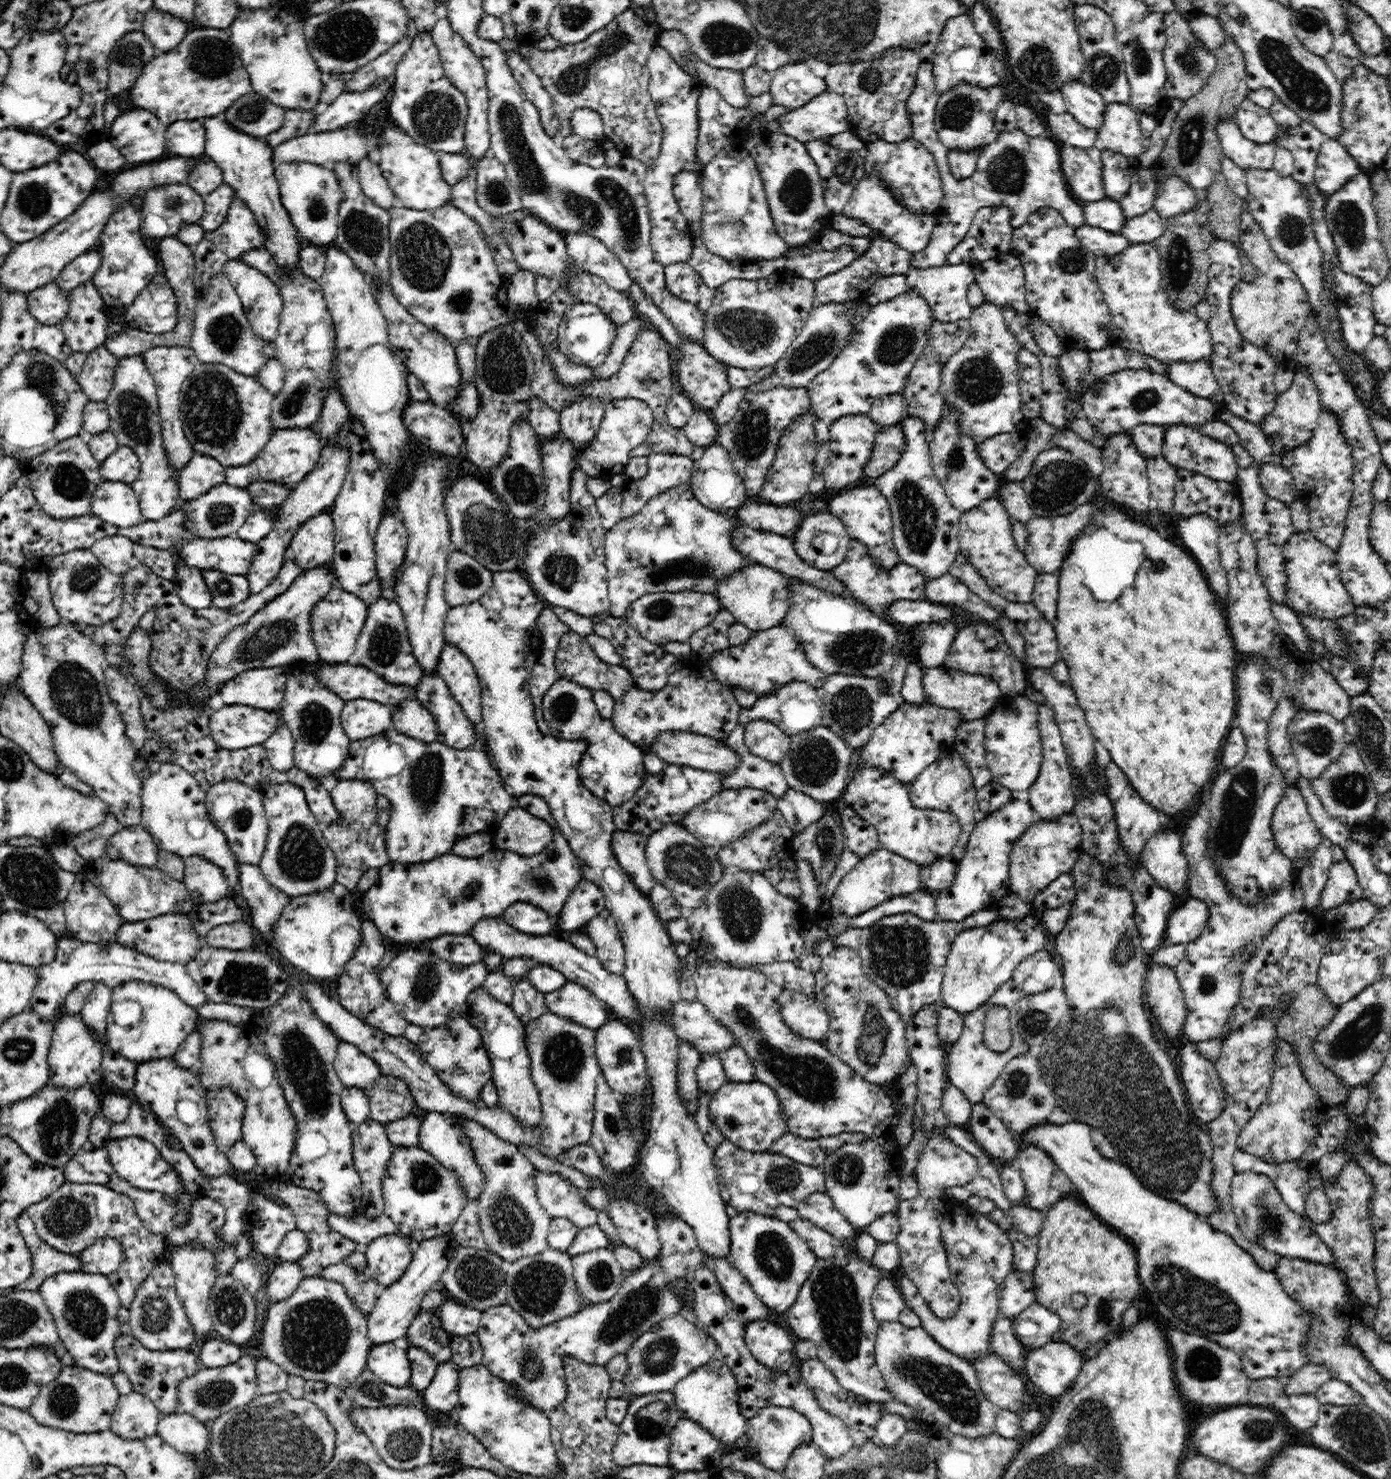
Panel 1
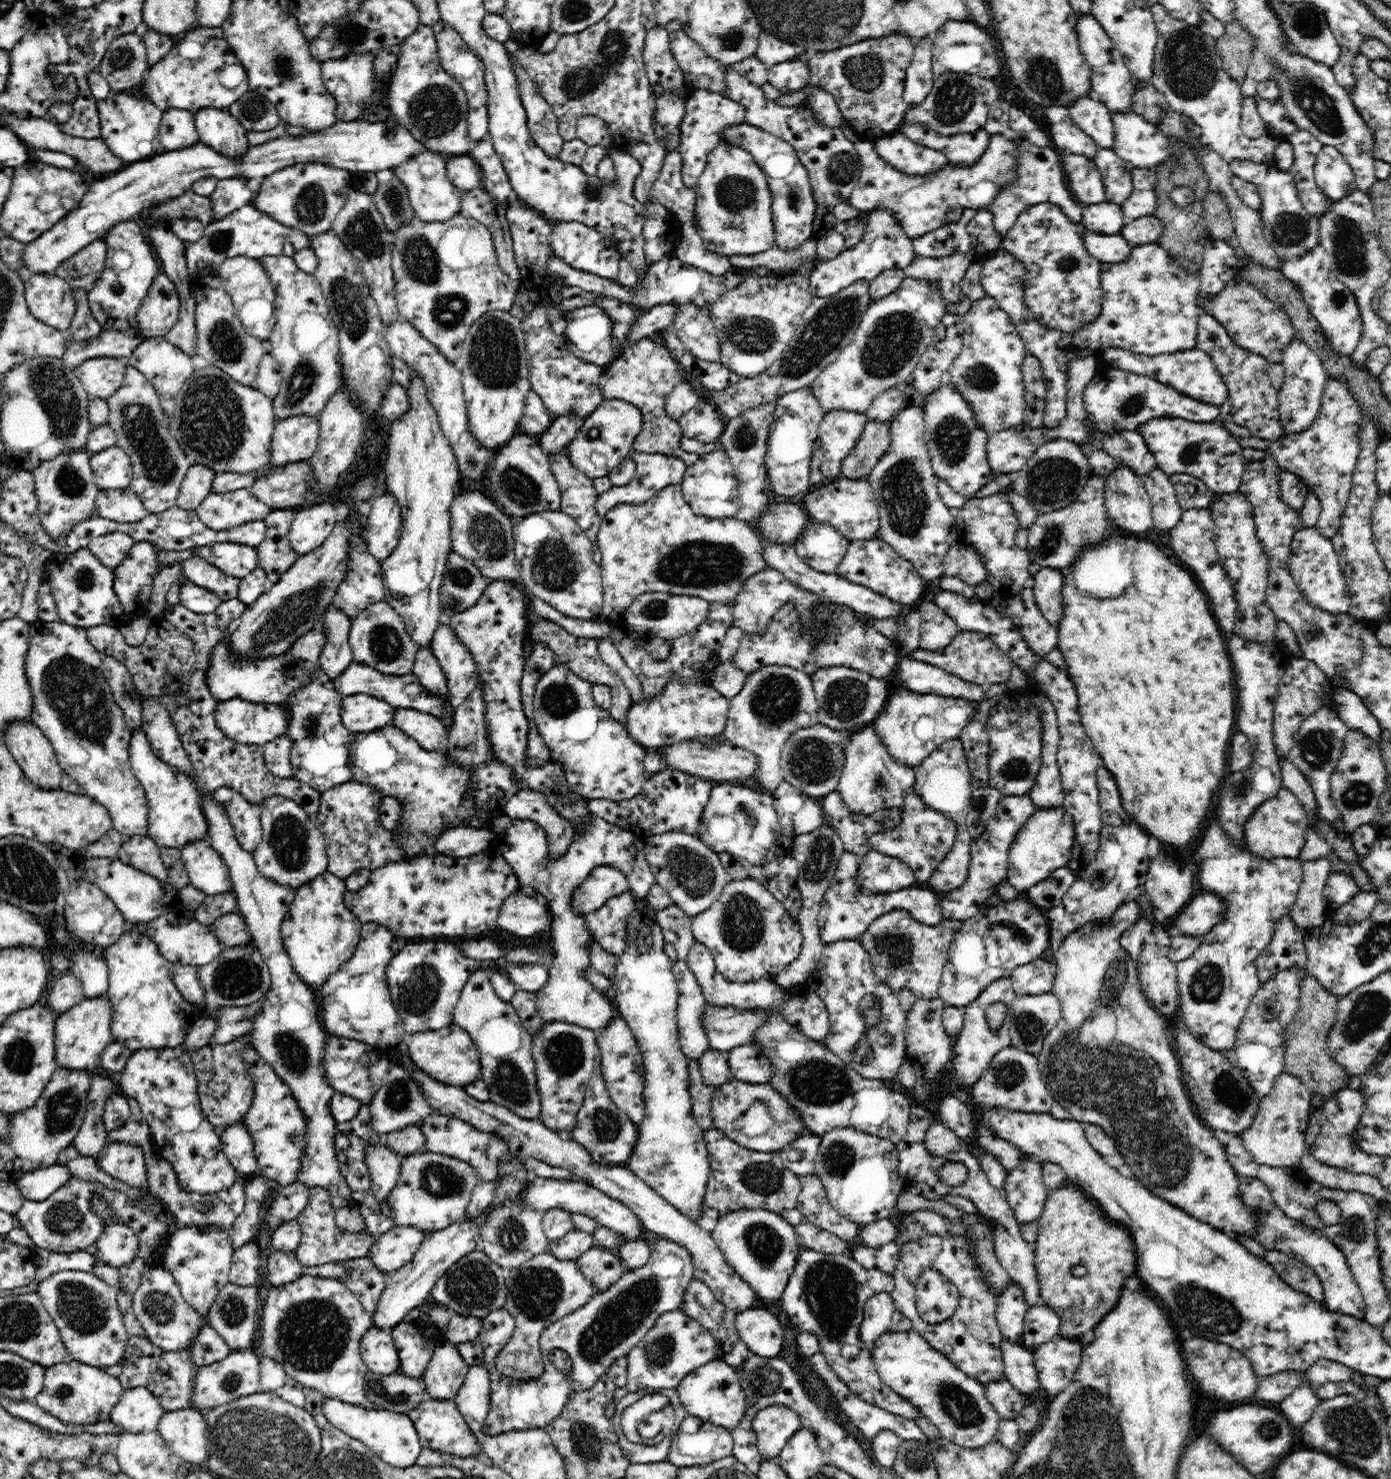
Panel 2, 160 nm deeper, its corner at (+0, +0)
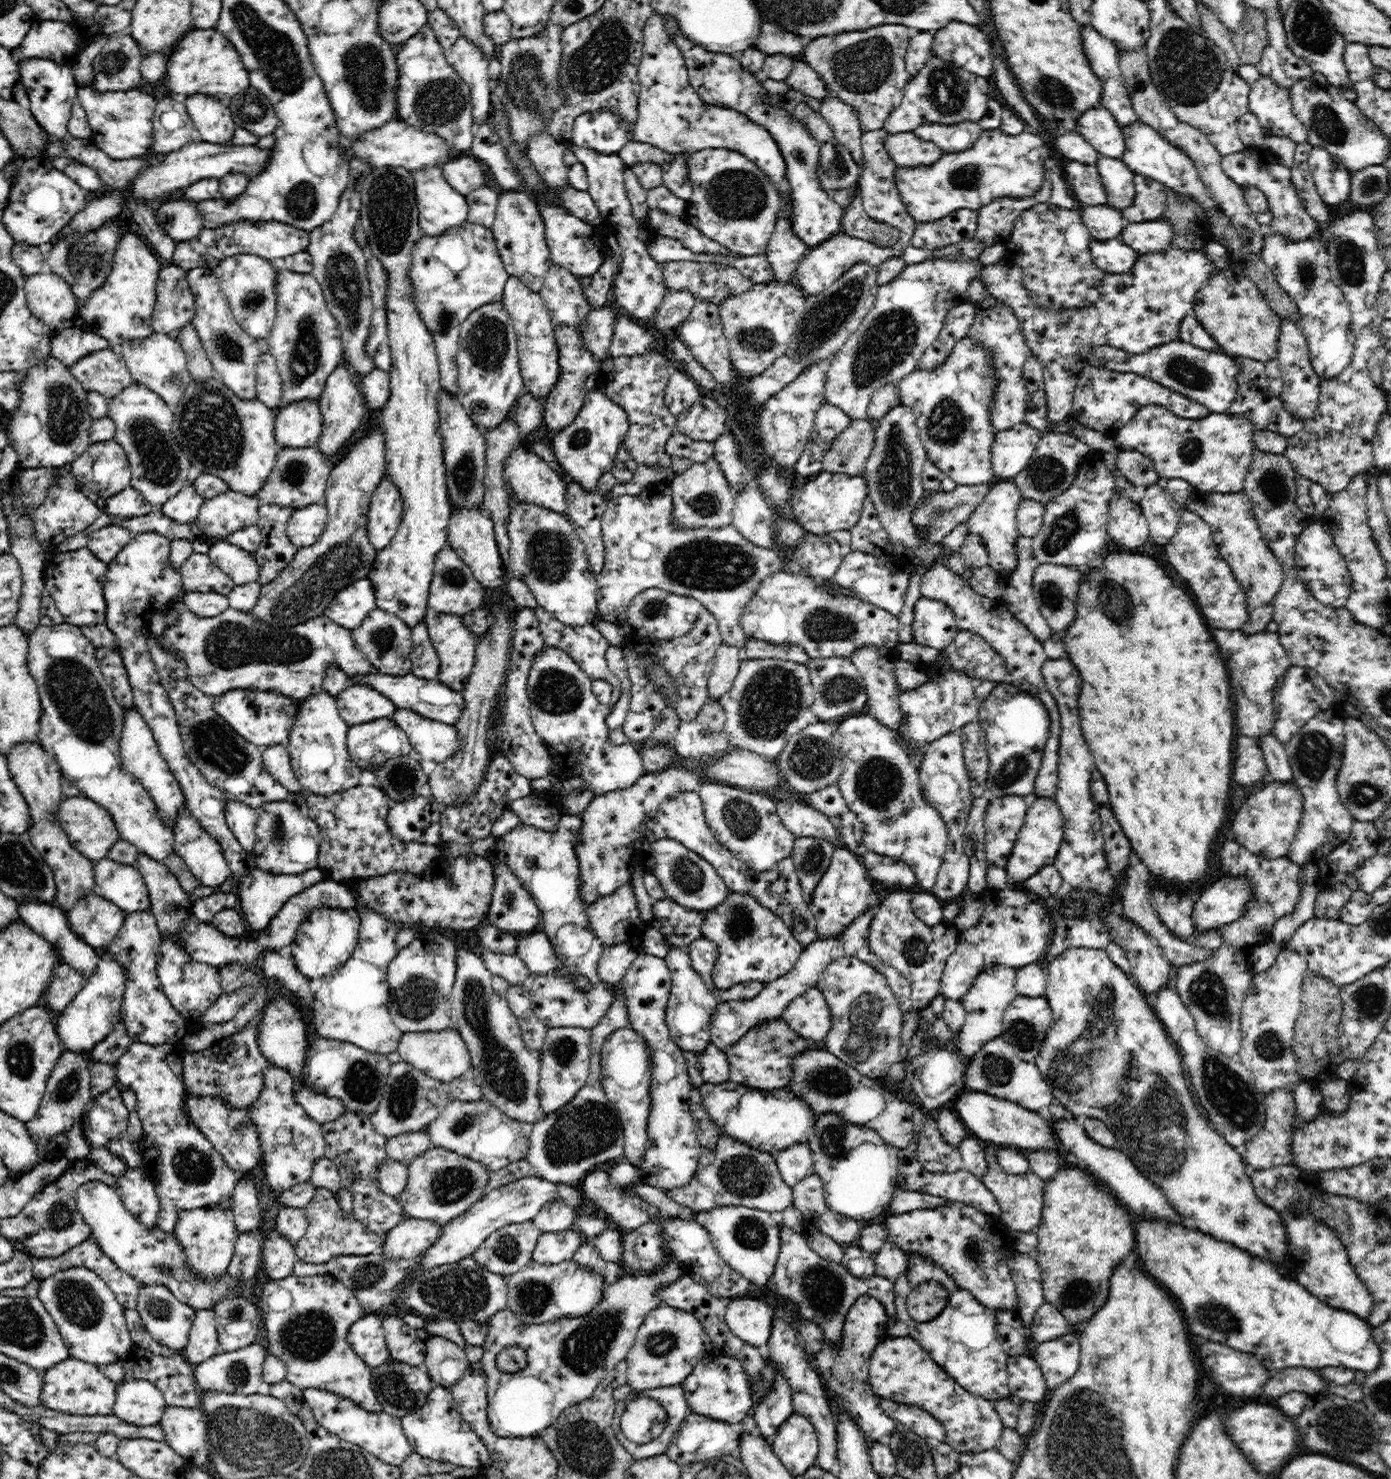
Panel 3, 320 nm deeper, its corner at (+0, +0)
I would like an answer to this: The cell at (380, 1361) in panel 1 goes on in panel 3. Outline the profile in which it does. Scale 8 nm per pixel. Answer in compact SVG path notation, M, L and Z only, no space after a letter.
M367 1313L353 1322L348 1330L347 1340L353 1351L372 1368L388 1363L390 1353L387 1347L380 1313Z

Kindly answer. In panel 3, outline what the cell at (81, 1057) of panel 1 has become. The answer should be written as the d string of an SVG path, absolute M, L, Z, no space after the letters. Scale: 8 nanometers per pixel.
M106 951L100 952L99 957L100 960L91 977L87 978L82 990L68 1003L56 1022L56 1030L63 1048L86 1056L94 1045L111 1033L114 1025L119 1021L120 1004L126 991L124 967Z

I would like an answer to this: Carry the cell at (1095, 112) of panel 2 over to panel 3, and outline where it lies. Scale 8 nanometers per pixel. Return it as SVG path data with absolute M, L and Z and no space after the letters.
M1098 106L1084 110L1072 126L1101 156L1122 158L1125 150L1122 126L1106 108Z

